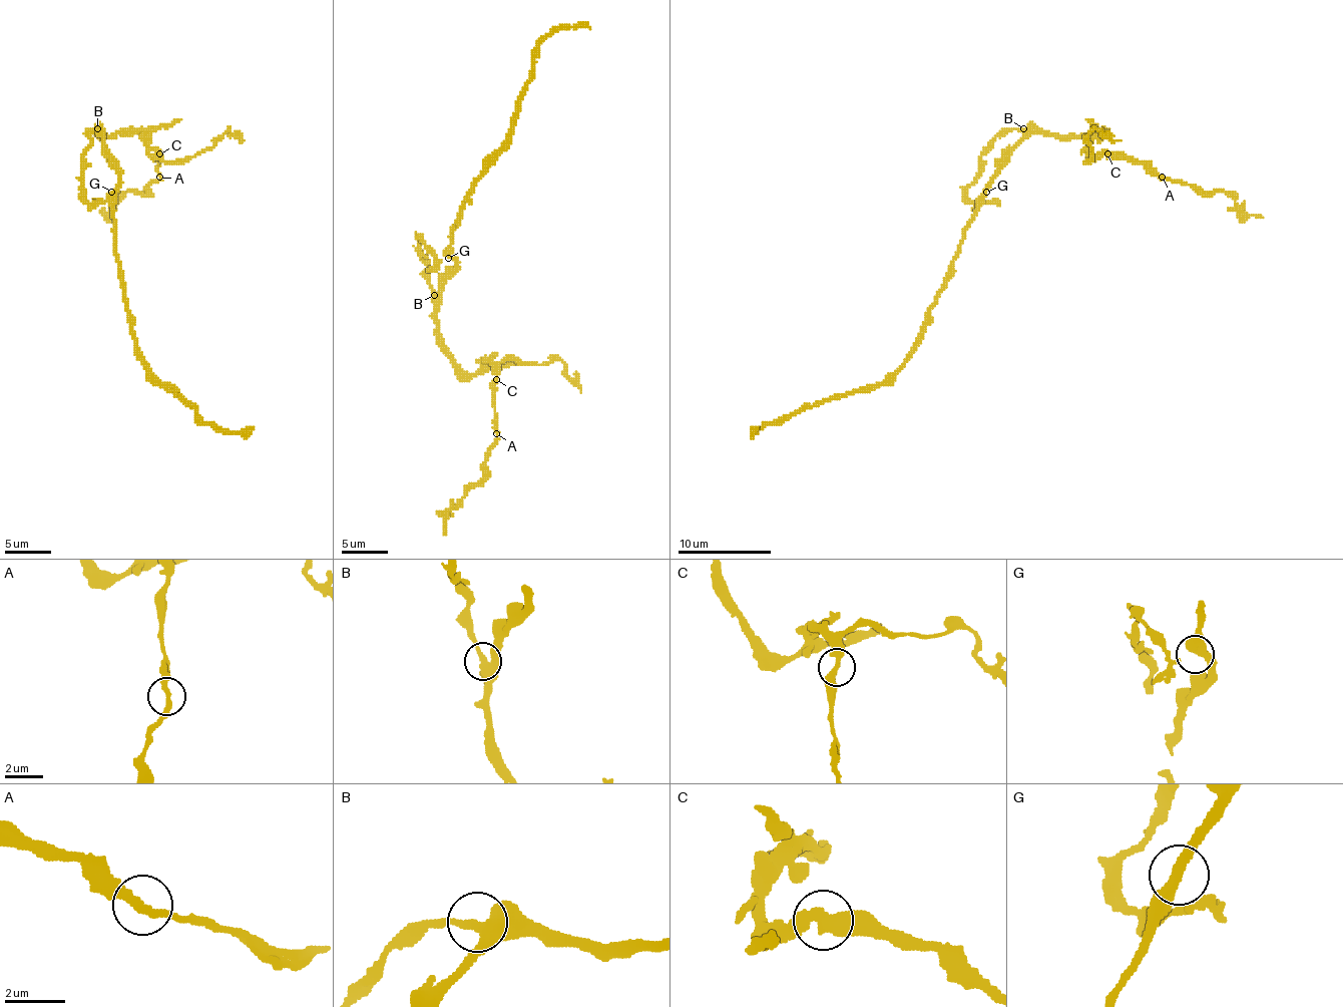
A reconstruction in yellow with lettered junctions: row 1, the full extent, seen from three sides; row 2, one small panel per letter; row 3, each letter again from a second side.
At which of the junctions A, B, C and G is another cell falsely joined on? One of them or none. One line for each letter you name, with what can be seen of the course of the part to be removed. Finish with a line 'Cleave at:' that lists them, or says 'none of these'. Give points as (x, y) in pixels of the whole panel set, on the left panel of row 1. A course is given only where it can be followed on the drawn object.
Cleave at: none of these

